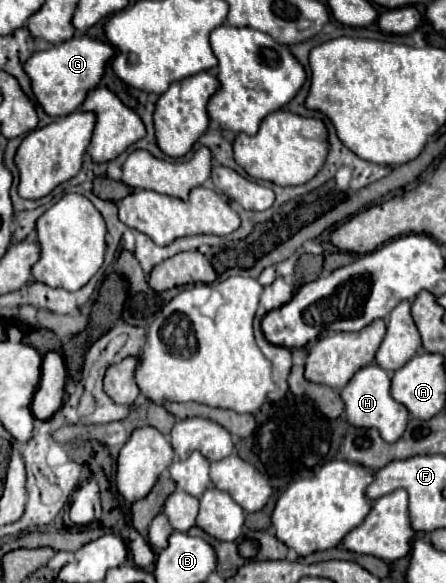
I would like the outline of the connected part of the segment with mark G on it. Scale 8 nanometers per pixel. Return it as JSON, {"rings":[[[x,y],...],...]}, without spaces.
{"rings":[[[76,34],[74,38],[56,44],[48,50],[34,52],[26,64],[24,72],[30,78],[32,92],[38,100],[38,104],[44,108],[50,116],[66,116],[80,108],[86,94],[98,86],[106,64],[114,58],[114,48],[106,42],[98,42],[88,38],[86,34]]]}

